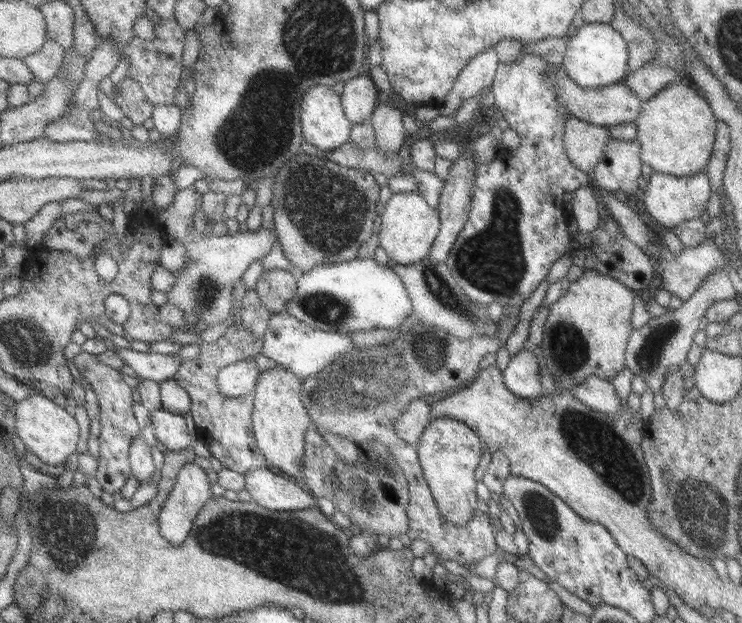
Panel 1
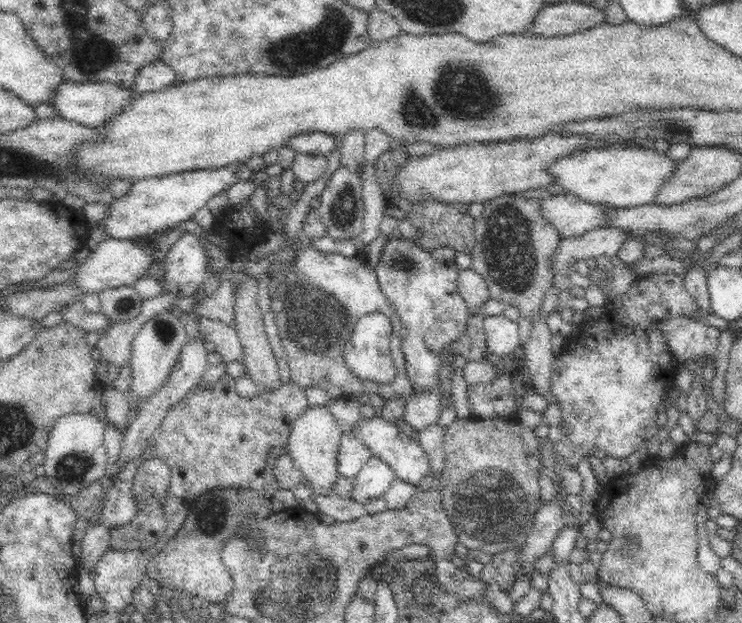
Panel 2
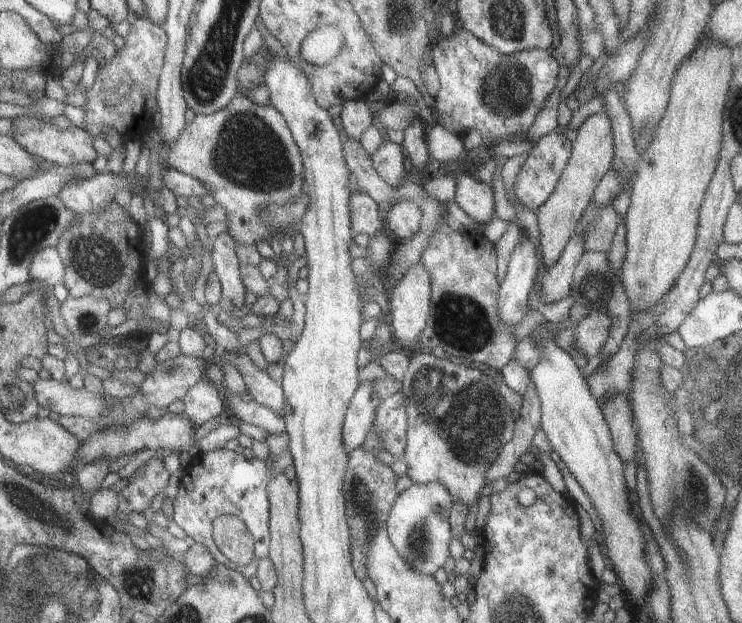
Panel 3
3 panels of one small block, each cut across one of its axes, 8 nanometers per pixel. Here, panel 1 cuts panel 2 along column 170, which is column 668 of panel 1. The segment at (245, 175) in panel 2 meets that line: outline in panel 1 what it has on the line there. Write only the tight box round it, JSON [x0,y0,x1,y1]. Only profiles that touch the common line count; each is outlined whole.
[635,171,711,228]

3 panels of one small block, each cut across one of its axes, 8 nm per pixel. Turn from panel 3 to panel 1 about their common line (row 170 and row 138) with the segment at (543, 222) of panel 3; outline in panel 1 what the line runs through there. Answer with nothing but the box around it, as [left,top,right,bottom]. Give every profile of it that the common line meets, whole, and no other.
[562,116,607,175]

